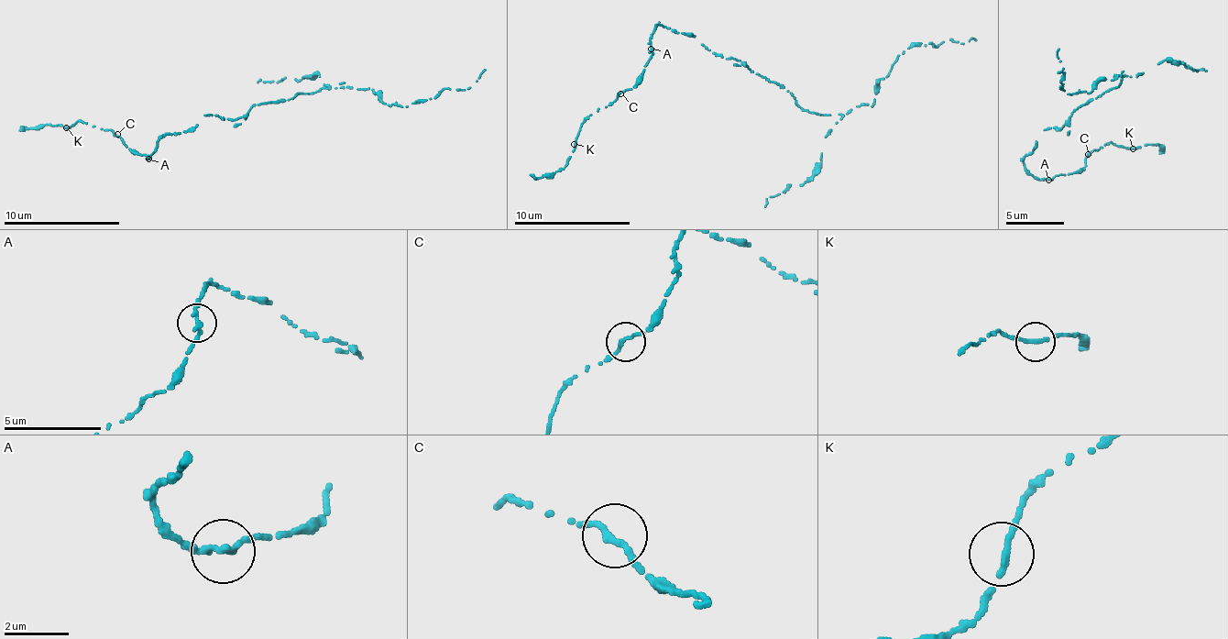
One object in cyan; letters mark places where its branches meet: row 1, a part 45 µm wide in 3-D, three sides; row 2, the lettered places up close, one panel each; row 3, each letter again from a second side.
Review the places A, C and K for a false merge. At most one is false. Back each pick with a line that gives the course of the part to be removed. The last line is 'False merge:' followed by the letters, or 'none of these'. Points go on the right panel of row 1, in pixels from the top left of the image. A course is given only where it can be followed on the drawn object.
A: (1047, 179), (1023, 159), (1045, 129), (1119, 87), (1122, 72), (1068, 93), (1058, 49)
False merge: A

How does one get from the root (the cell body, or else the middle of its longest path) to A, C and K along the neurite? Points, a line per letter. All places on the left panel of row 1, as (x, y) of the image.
A: (236, 119), (203, 115), (198, 125), (180, 133), (164, 135), (148, 158)
C: (236, 119), (203, 115), (198, 125), (180, 133), (164, 135), (147, 159), (126, 145), (117, 134)
K: (236, 119), (203, 115), (198, 125), (164, 135), (147, 159), (107, 129), (93, 127), (80, 119), (66, 127)

